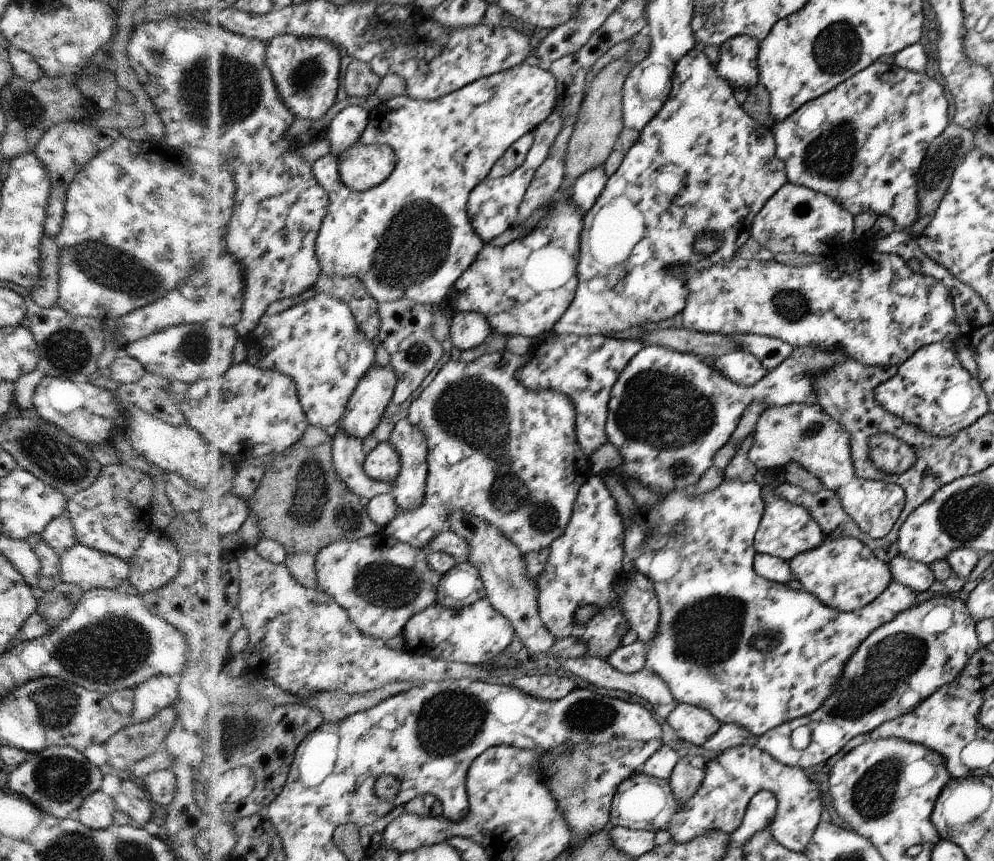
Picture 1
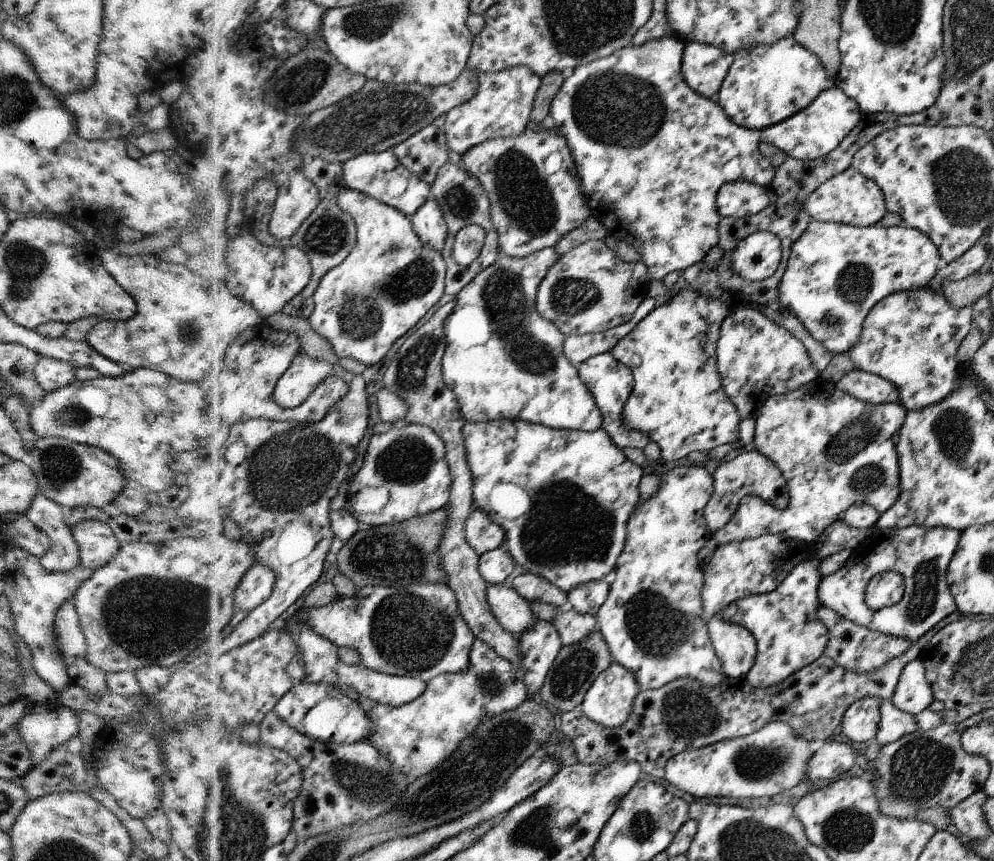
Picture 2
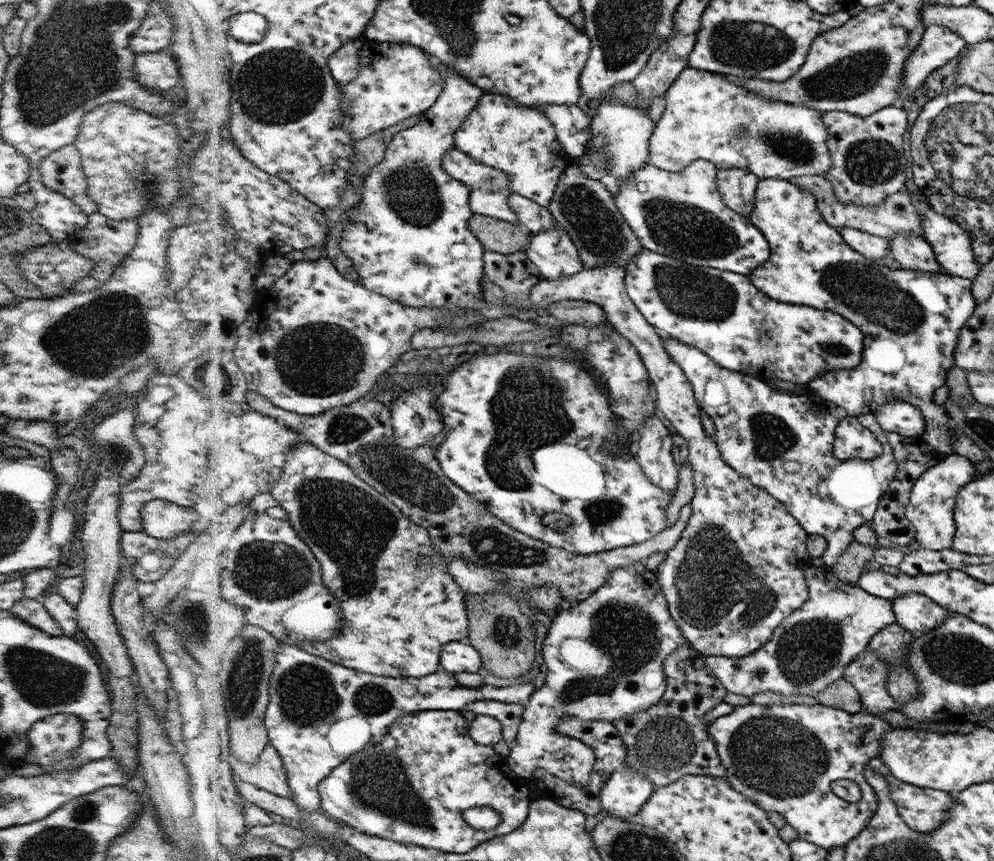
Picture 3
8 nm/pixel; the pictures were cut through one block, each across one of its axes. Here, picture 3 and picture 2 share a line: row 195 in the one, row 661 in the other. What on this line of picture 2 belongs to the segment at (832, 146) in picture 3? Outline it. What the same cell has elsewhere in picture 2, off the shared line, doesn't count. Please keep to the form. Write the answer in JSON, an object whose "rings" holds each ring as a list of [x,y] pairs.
{"rings":[[[821,606],[818,619],[829,628],[830,640],[829,646],[825,649],[825,655],[832,658],[846,672],[866,672],[866,674],[870,674],[874,670],[881,669],[894,658],[898,658],[900,654],[904,654],[910,648],[910,644],[913,643],[905,638],[896,638],[896,636],[890,636],[890,634],[870,630],[869,627],[860,626],[858,623],[842,618],[837,611],[828,606]]]}

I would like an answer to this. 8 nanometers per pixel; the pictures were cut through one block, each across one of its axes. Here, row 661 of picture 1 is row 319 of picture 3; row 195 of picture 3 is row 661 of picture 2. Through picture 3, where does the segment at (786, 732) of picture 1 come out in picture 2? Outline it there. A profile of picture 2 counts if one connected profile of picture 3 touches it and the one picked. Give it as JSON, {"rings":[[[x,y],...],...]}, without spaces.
{"rings":[[[814,558],[808,562],[800,562],[797,568],[781,582],[772,593],[745,596],[741,601],[736,601],[732,606],[726,606],[722,610],[722,616],[726,624],[740,624],[753,632],[757,639],[757,660],[756,664],[746,674],[746,680],[754,688],[766,688],[769,686],[780,685],[788,677],[792,677],[798,670],[805,669],[806,666],[813,664],[817,658],[825,654],[825,649],[829,646],[829,628],[818,619],[818,613],[821,610],[821,600],[819,590],[821,584],[821,562]]]}

